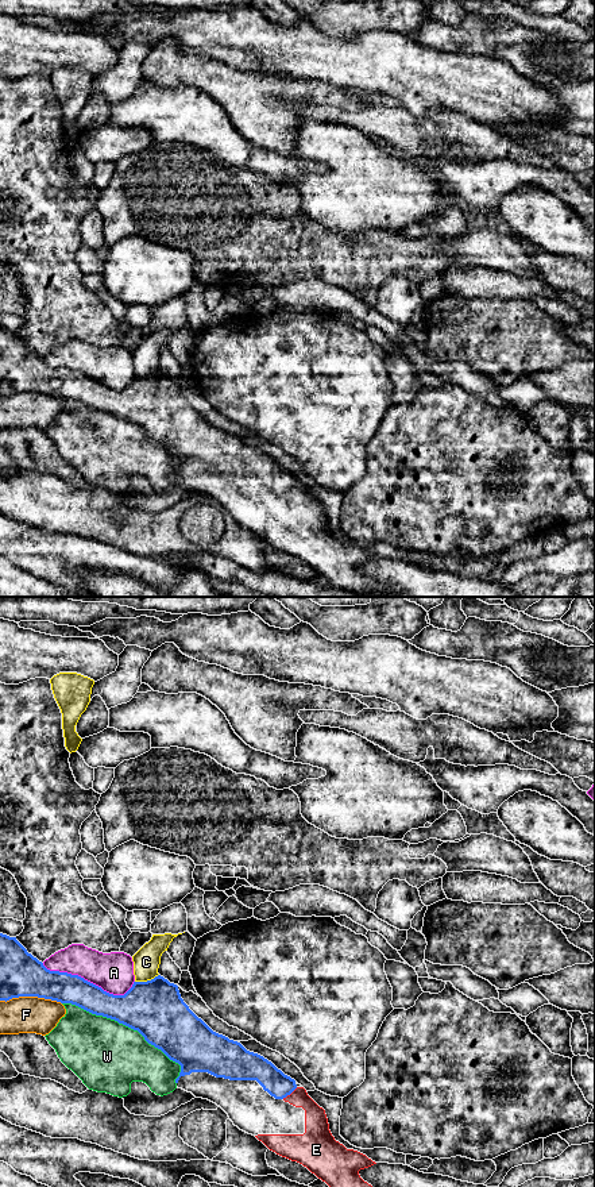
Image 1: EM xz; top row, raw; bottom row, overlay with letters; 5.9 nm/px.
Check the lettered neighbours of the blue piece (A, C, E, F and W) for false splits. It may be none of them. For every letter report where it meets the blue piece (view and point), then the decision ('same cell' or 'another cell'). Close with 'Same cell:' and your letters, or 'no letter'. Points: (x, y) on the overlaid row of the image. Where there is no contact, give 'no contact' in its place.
A: xz (87, 981) | another cell
C: xz (147, 981) | another cell
E: xz (289, 1094) | same cell
F: xz (31, 995) | another cell
W: xz (130, 1026) | another cell
Same cell: E

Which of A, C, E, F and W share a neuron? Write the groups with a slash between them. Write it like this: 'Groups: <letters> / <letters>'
Groups: A / C / E / F / W

